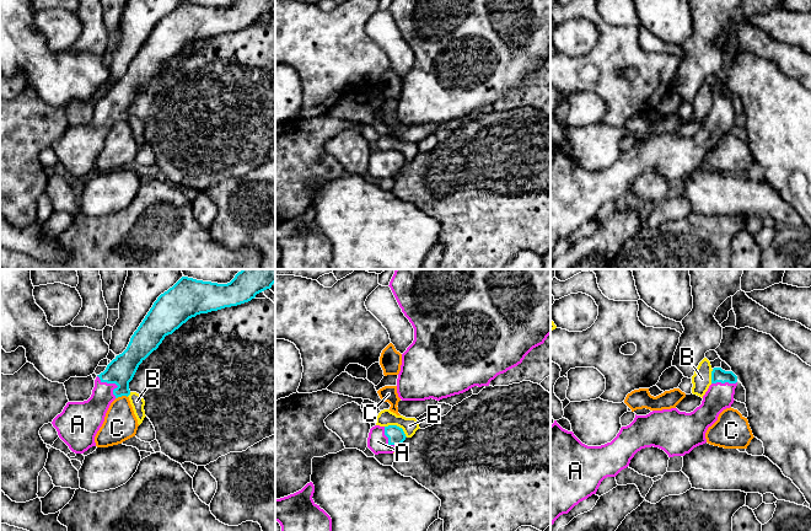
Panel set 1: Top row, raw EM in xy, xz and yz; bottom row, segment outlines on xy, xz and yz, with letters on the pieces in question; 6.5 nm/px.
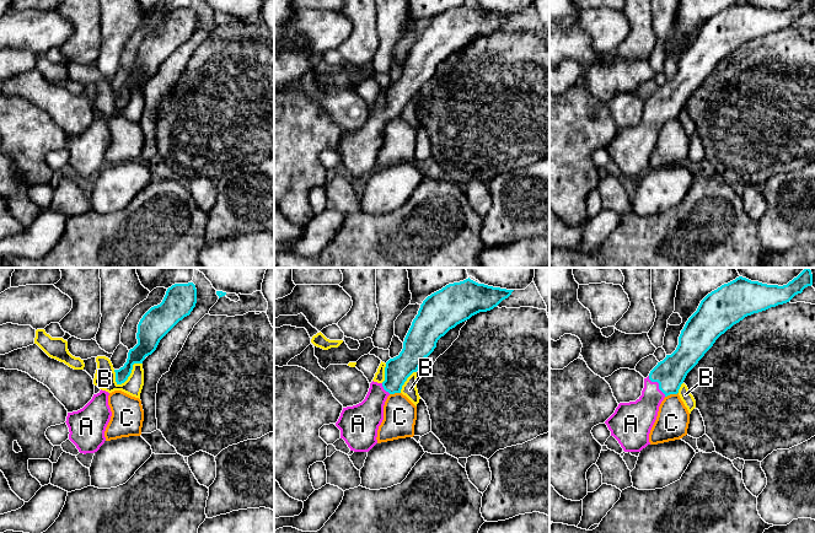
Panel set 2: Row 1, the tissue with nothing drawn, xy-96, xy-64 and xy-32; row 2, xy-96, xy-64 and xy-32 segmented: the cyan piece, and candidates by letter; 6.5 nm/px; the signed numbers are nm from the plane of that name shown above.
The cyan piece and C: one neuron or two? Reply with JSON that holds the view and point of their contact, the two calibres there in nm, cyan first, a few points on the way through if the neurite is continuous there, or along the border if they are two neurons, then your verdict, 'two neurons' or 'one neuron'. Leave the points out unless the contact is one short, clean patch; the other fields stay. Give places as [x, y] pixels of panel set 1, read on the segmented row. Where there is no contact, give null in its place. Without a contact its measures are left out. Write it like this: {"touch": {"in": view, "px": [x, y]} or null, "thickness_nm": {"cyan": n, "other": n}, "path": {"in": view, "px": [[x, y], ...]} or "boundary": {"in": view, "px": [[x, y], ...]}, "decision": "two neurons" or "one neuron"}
{"touch": {"in": "xy", "px": [121, 396]}, "thickness_nm": {"cyan": 180, "other": 220}, "boundary": {"in": "xy", "px": [[127, 396], [116, 398]]}, "decision": "two neurons"}

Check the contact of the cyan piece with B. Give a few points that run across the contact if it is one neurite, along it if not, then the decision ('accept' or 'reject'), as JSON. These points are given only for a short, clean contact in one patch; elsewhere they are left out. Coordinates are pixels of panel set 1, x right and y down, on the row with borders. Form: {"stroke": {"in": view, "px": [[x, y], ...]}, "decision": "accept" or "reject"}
{"stroke": {"in": "xz", "px": [[385, 425], [398, 425], [407, 436]]}, "decision": "reject"}

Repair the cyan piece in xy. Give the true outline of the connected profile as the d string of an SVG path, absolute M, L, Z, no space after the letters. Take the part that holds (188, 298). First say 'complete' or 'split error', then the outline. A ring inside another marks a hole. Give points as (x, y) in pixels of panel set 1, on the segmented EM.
split error; M242 269L227 284L182 277L161 294L134 332L127 349L97 375L92 395L84 402L68 402L52 424L75 454L96 446L95 436L111 403L129 396L129 382L139 365L189 318L251 301L275 283L275 269Z

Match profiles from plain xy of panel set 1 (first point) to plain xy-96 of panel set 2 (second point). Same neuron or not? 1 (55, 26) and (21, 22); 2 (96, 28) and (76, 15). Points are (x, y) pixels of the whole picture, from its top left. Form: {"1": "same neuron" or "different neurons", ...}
{"1": "same neuron", "2": "same neuron"}

